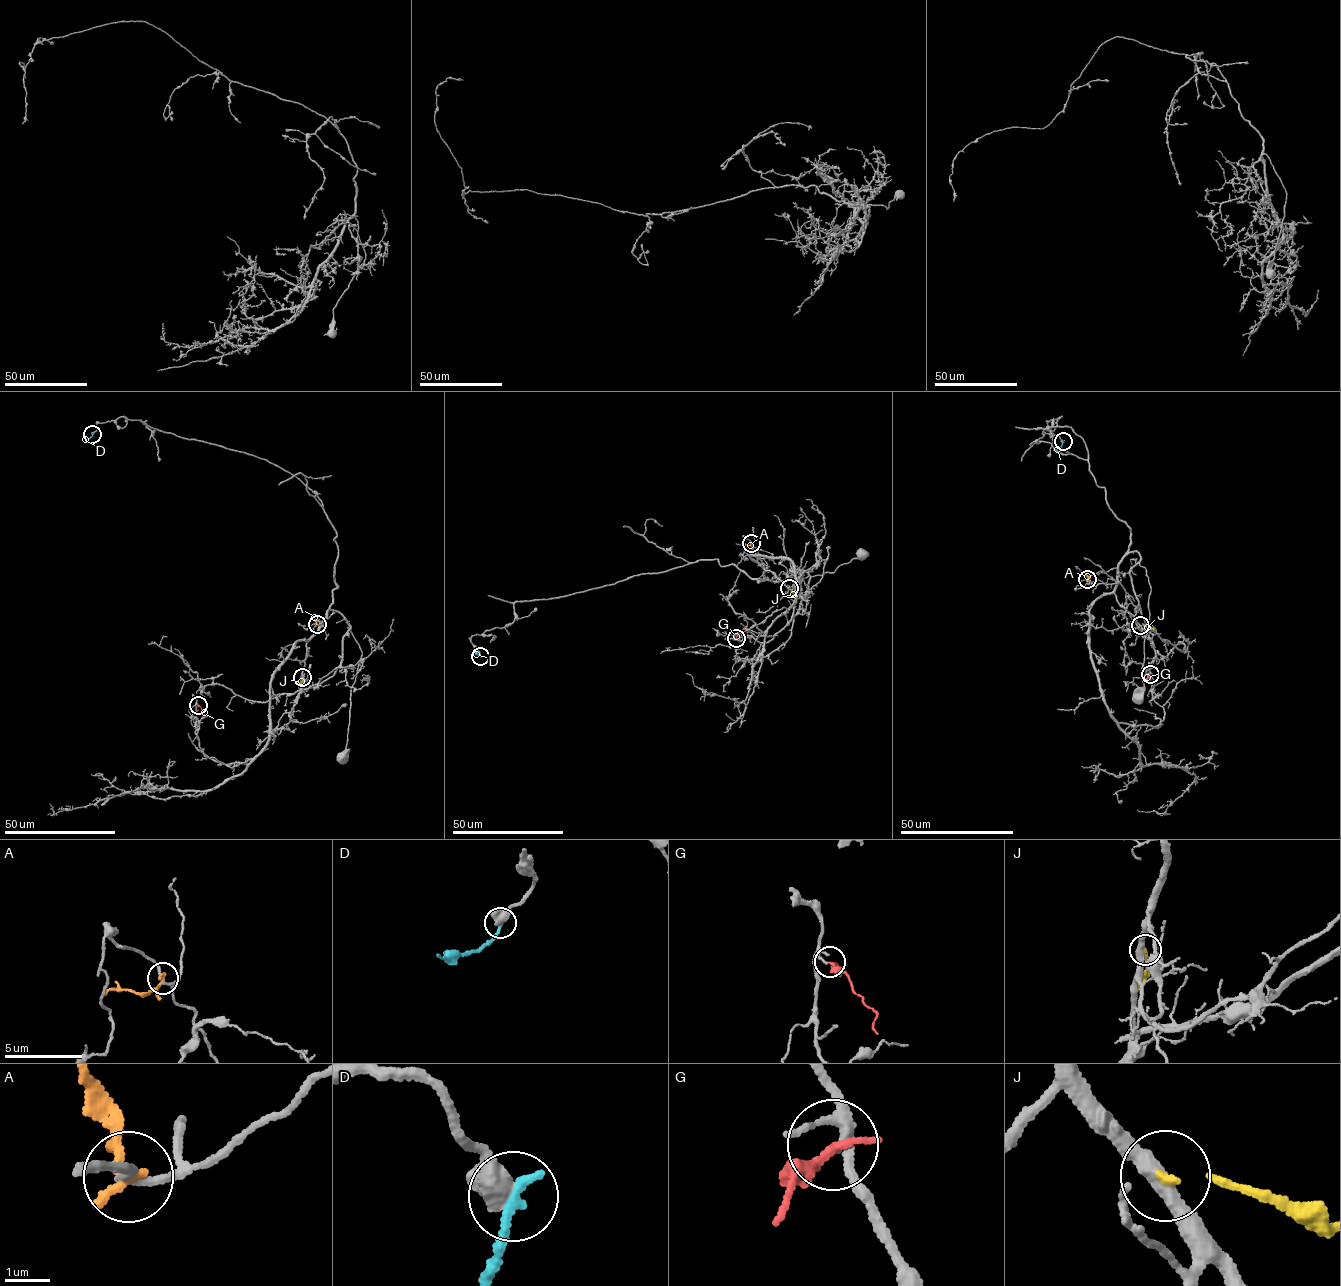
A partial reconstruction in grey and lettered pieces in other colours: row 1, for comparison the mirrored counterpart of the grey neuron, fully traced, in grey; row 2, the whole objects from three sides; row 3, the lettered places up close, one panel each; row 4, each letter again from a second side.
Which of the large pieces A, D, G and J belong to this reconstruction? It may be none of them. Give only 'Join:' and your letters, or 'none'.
Join: G

